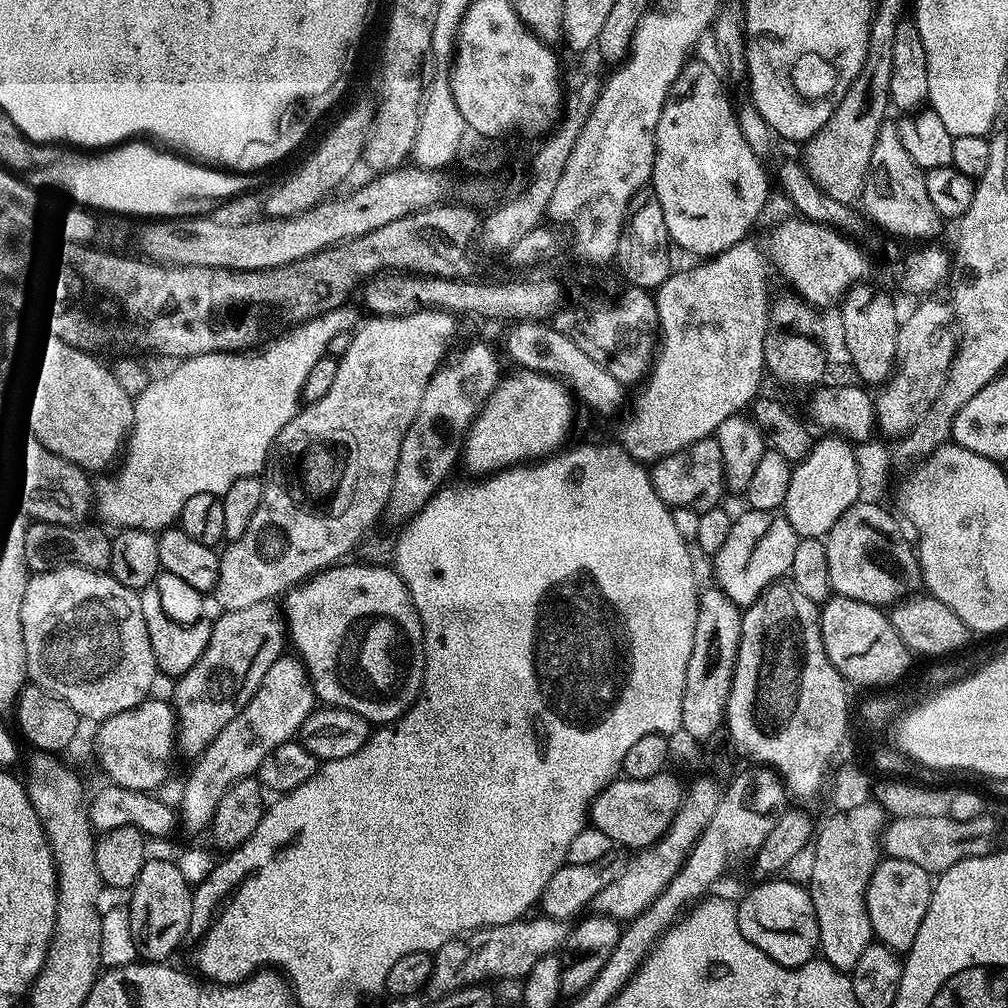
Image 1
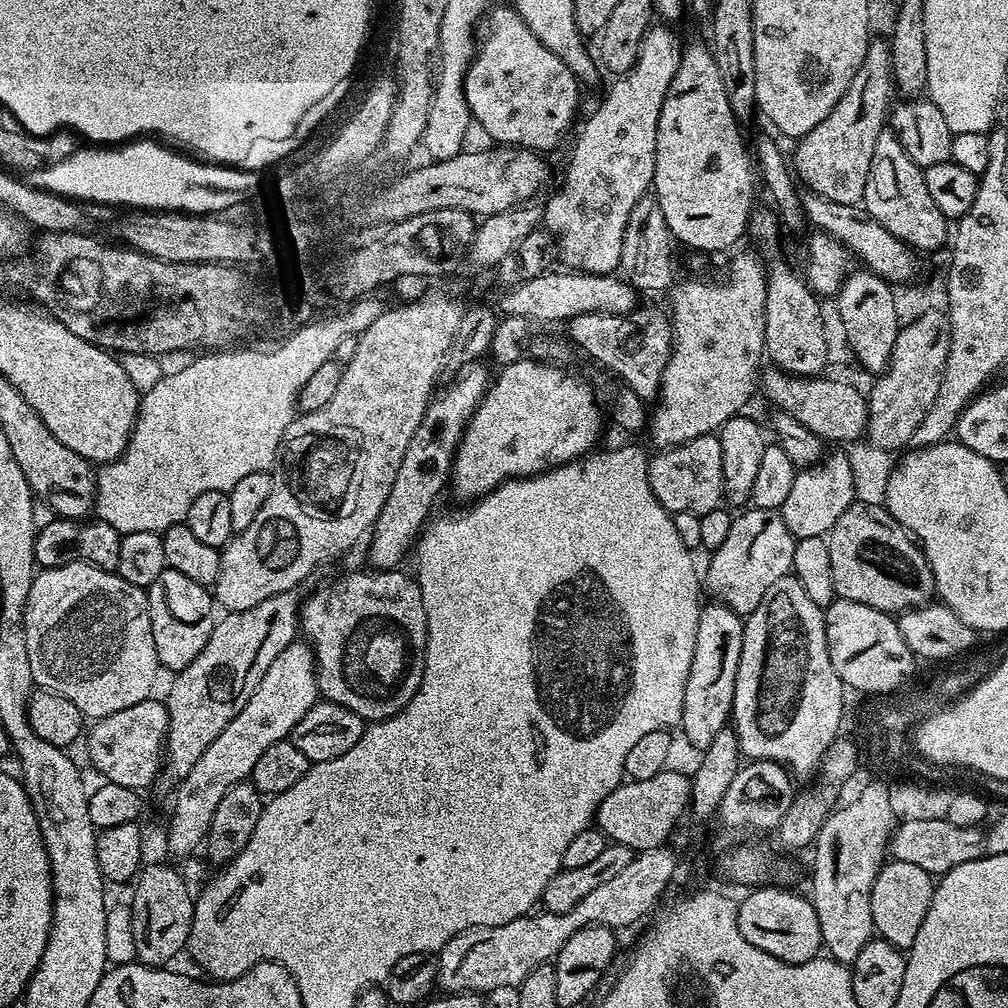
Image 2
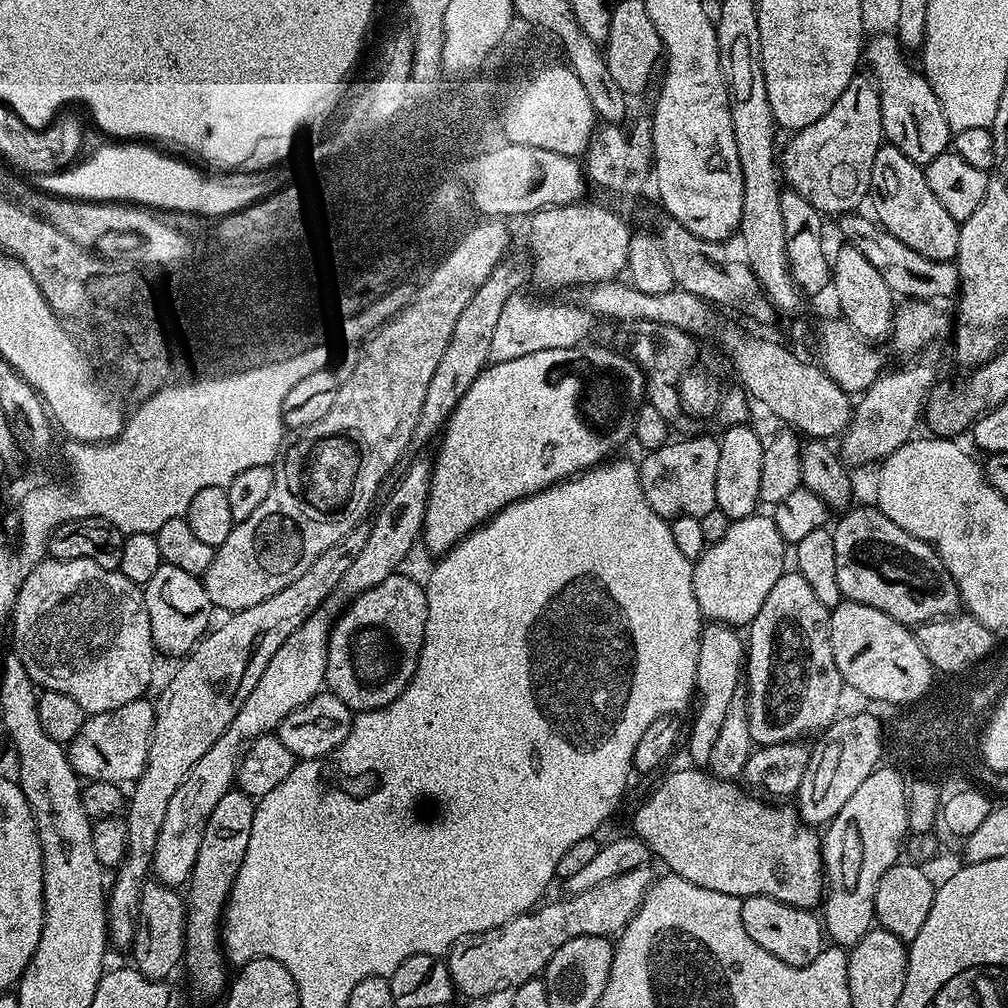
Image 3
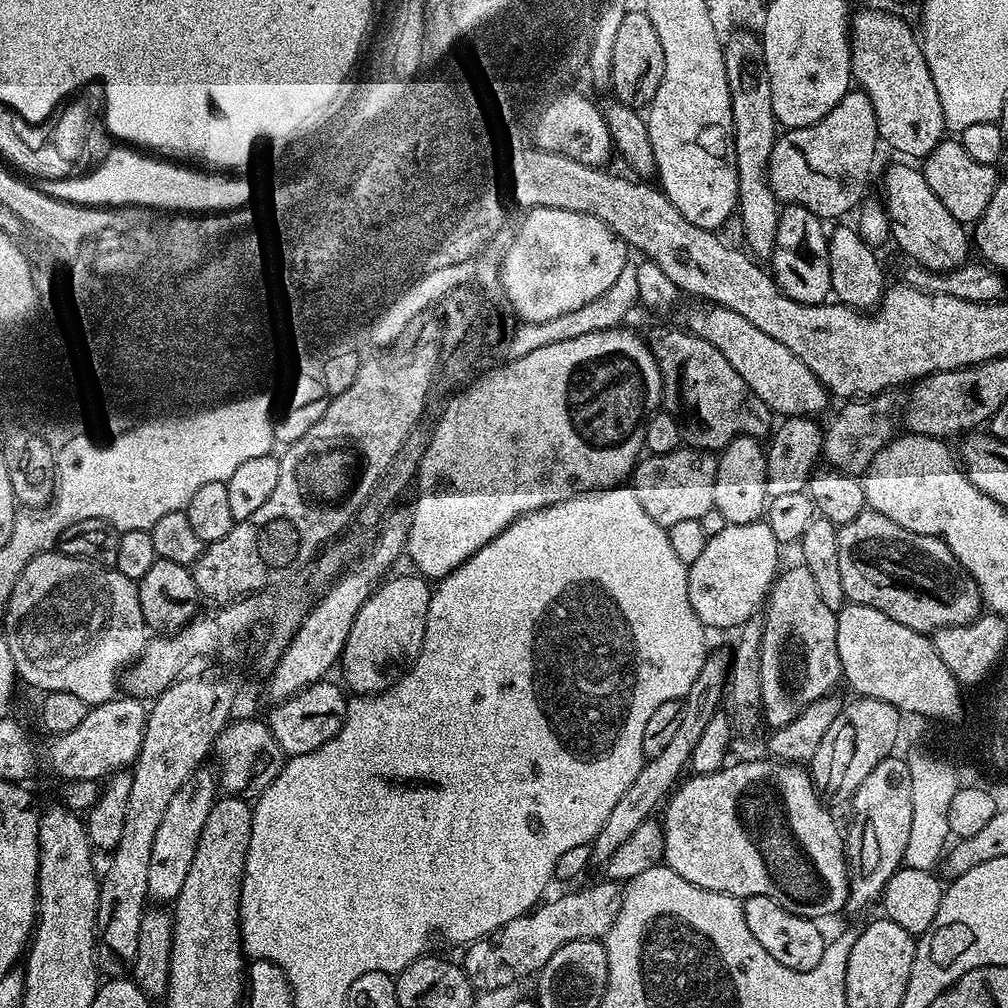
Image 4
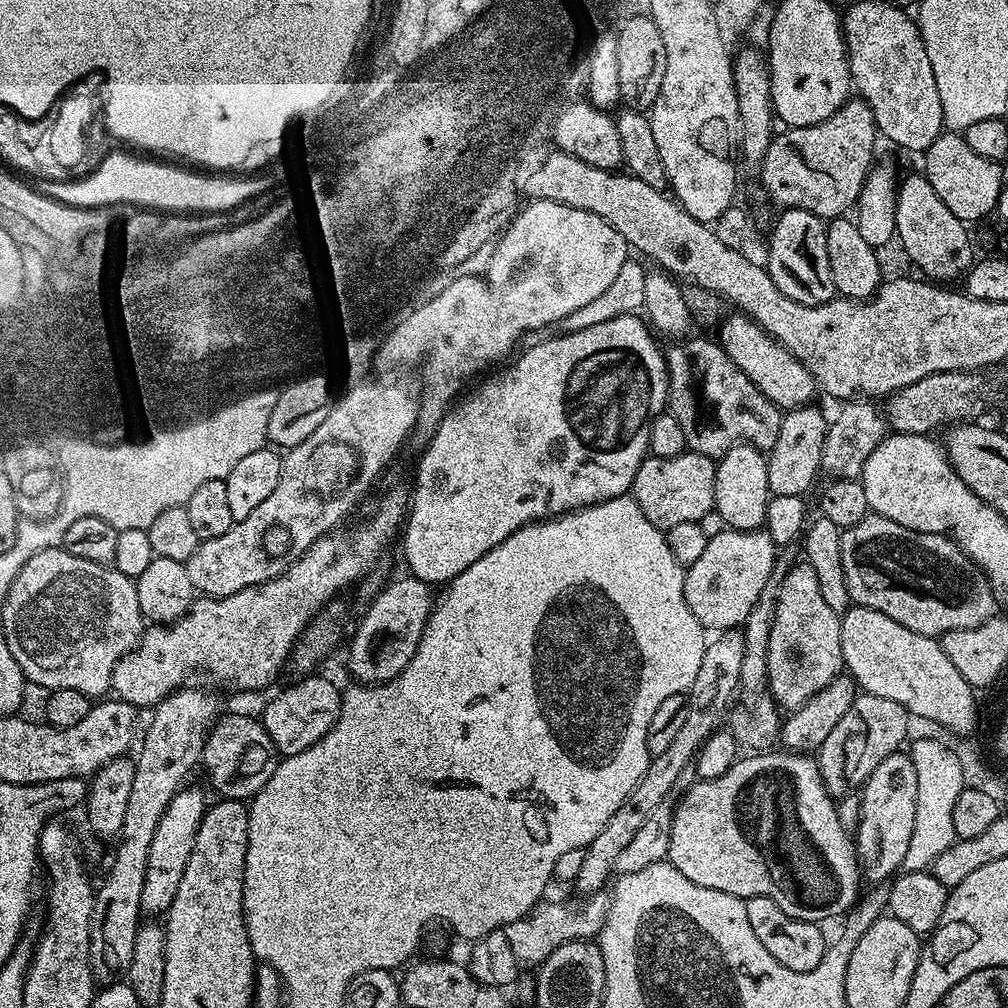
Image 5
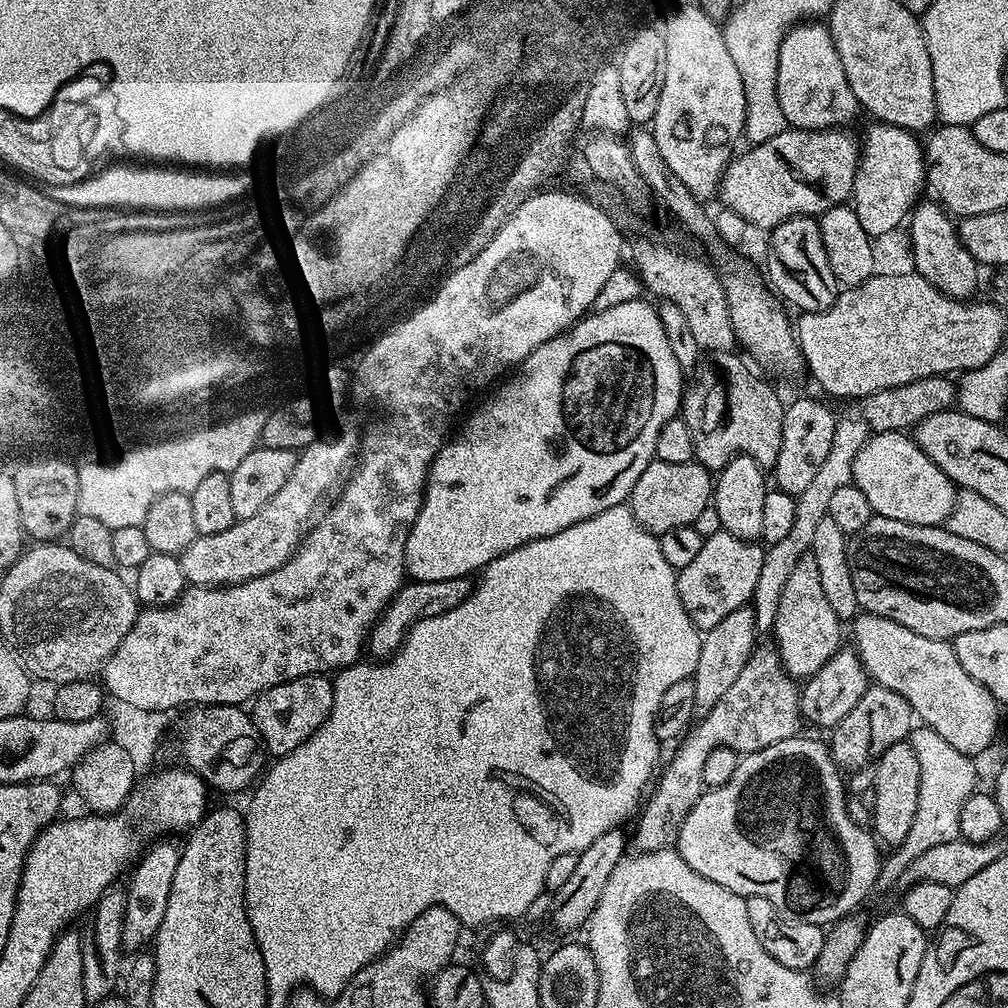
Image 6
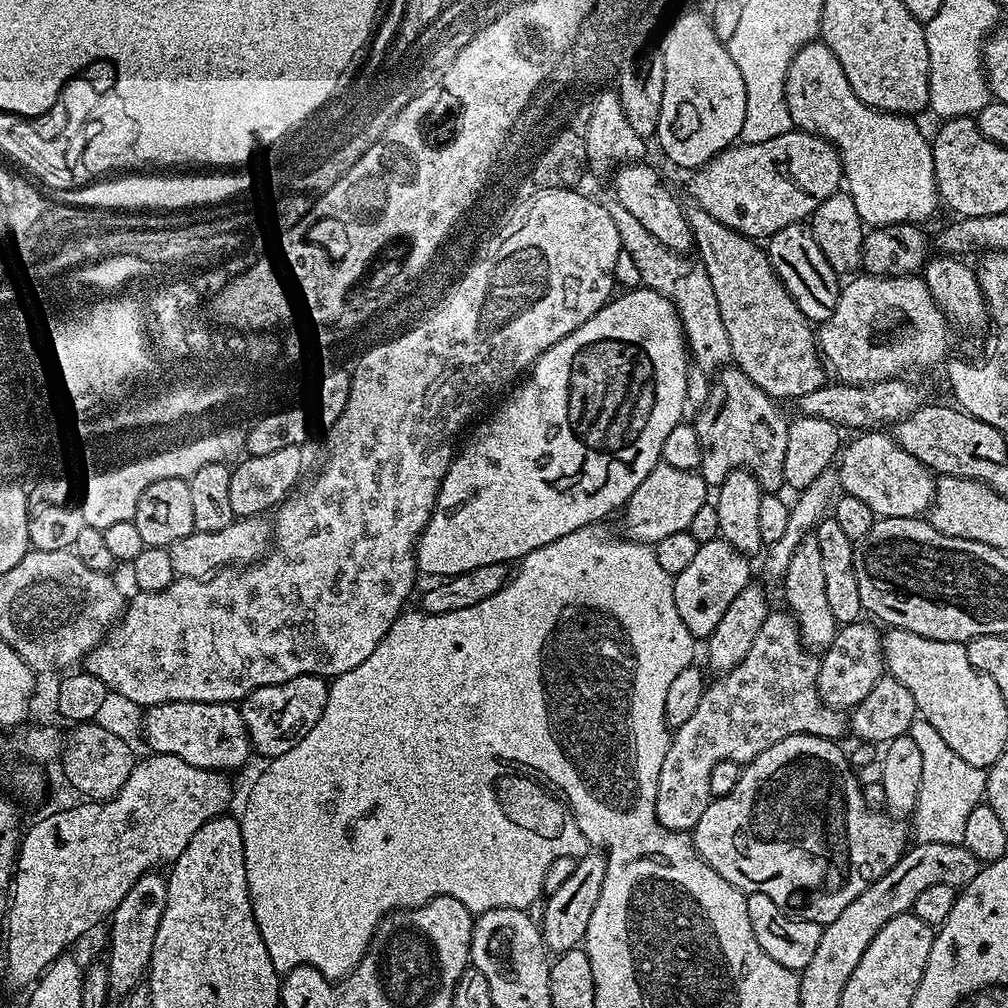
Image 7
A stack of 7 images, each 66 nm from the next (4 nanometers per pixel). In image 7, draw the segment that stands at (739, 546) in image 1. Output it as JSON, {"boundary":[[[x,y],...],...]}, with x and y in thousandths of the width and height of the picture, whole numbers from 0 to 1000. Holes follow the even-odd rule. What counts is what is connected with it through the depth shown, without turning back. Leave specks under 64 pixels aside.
{"boundary":[[[713,534],[695,539],[692,550],[681,561],[677,569],[669,572],[669,601],[673,601],[673,613],[681,619],[681,625],[691,633],[700,633],[712,621],[716,609],[720,609],[724,597],[736,589],[736,585],[747,574],[743,553],[728,546]]]}

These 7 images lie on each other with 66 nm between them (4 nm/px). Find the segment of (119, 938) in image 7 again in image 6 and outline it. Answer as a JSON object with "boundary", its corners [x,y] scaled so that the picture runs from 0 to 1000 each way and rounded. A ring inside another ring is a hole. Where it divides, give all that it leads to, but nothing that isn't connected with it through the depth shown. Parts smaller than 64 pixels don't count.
{"boundary":[[[167,835],[152,836],[130,862],[131,875],[125,879],[127,891],[125,911],[121,919],[124,941],[146,941],[154,934],[161,919],[161,910],[165,908],[165,898],[169,895],[169,879],[173,879],[173,866],[176,865],[179,854],[179,841],[163,836]]]}

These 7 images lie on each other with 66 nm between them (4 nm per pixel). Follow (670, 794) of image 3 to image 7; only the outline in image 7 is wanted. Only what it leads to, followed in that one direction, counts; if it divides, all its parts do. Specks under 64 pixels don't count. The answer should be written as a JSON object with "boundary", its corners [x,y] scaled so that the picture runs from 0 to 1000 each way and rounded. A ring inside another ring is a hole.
{"boundary":[[[788,728],[784,732],[776,732],[776,736],[768,736],[768,740],[756,744],[756,748],[752,748],[752,752],[737,759],[738,767],[736,772],[732,772],[732,780],[728,780],[728,784],[724,784],[724,788],[706,793],[700,800],[700,804],[696,804],[696,812],[692,812],[689,821],[685,826],[690,846],[709,865],[716,867],[716,871],[720,875],[724,875],[739,887],[743,885],[760,887],[760,891],[765,891],[768,899],[775,901],[782,909],[788,910],[789,913],[808,915],[814,919],[827,915],[827,911],[831,911],[831,907],[835,907],[835,903],[839,903],[839,899],[843,899],[843,895],[847,895],[847,891],[851,891],[851,887],[855,887],[855,883],[859,883],[867,874],[875,871],[875,867],[883,864],[896,851],[903,837],[902,822],[900,820],[897,822],[892,817],[894,814],[888,809],[882,808],[880,805],[877,805],[878,807],[868,806],[867,803],[861,802],[860,796],[857,795],[857,786],[853,783],[853,774],[845,767],[846,759],[839,746],[832,742],[833,740],[828,734],[820,734],[804,728]]]}

